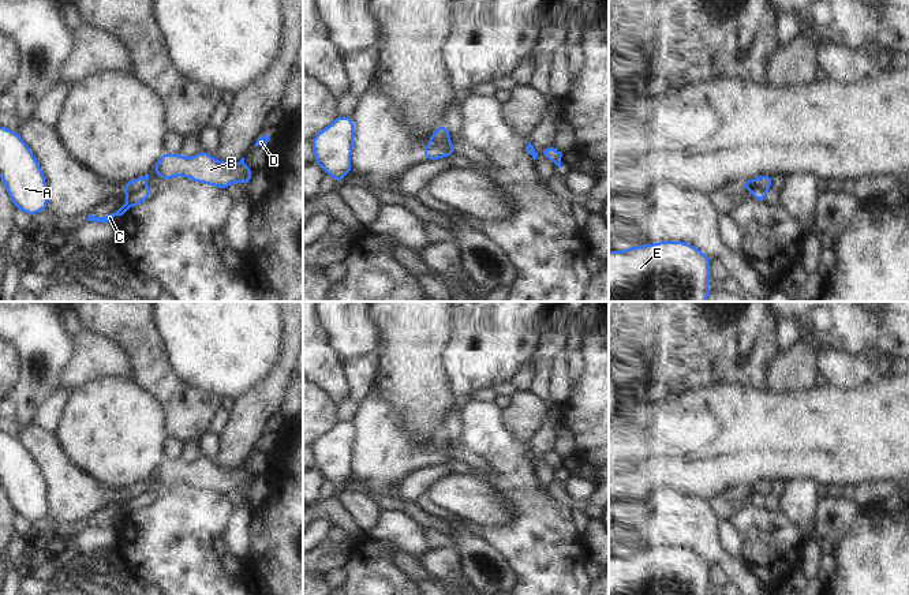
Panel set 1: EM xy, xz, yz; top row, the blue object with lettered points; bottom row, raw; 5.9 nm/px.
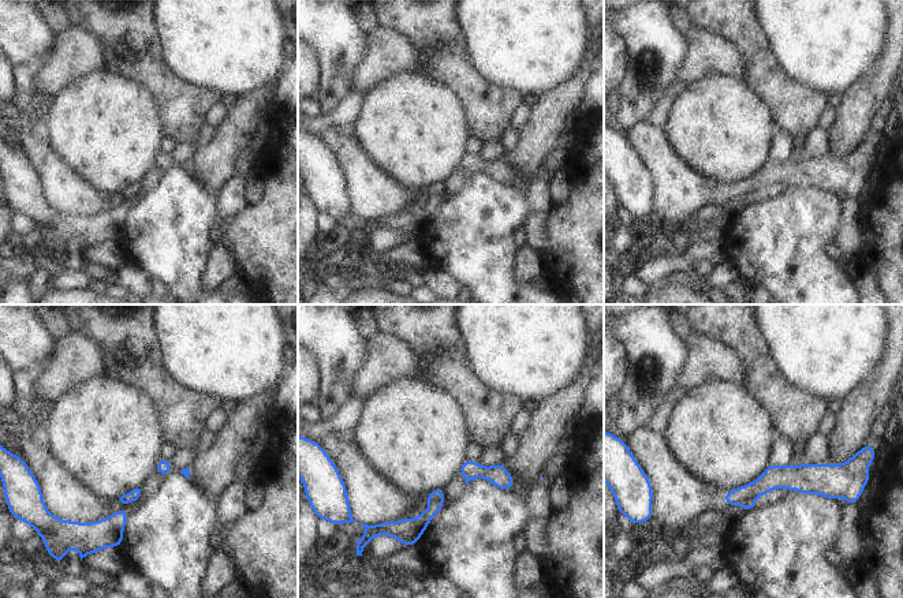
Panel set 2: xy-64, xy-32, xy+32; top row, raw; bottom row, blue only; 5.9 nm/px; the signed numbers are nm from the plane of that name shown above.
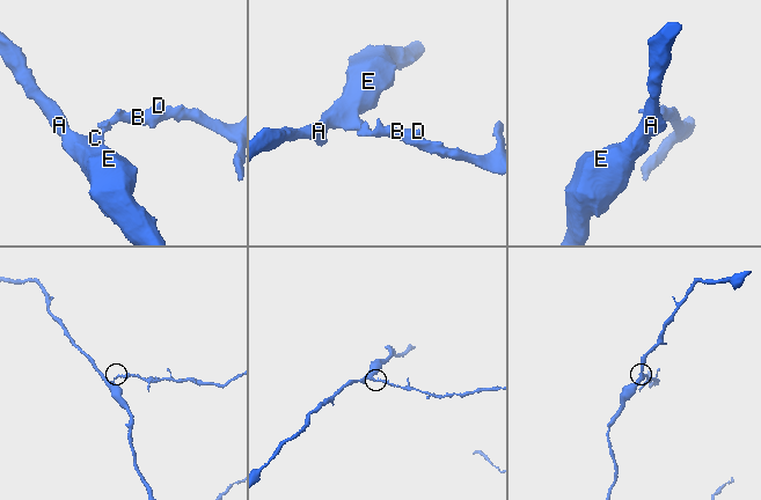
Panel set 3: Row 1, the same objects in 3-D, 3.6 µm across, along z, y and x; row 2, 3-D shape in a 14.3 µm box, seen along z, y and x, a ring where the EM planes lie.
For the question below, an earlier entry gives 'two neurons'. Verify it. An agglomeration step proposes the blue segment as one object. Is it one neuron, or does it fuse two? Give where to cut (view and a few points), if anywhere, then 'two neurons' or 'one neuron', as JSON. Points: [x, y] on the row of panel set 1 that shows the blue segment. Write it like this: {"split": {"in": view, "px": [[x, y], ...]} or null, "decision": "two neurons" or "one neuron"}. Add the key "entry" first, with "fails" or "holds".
{"entry": "holds", "split": {"in": "xy", "px": [[146, 187], [126, 193]]}, "decision": "two neurons"}

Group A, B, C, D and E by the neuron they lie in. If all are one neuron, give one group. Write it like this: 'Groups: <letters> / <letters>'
Groups: A C E / B D.

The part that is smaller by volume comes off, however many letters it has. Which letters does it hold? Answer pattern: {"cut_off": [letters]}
{"cut_off": ["B", "D"]}

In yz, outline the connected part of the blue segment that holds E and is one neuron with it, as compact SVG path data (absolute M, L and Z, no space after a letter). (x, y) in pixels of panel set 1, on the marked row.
M687 242L609 251L609 302L707 302L711 259Z

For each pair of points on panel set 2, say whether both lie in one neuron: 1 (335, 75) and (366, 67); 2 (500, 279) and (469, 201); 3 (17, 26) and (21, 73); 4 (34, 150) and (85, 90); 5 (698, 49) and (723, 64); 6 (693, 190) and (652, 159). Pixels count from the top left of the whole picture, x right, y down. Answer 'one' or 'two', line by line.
1: two
2: one
3: one
4: two
5: one
6: one

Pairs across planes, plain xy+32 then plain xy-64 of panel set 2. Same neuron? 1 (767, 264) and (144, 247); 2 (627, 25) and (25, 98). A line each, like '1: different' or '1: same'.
1: same
2: same

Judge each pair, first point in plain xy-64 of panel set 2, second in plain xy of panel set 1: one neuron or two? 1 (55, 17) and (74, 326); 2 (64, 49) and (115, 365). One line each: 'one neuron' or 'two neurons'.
1: one neuron
2: one neuron

